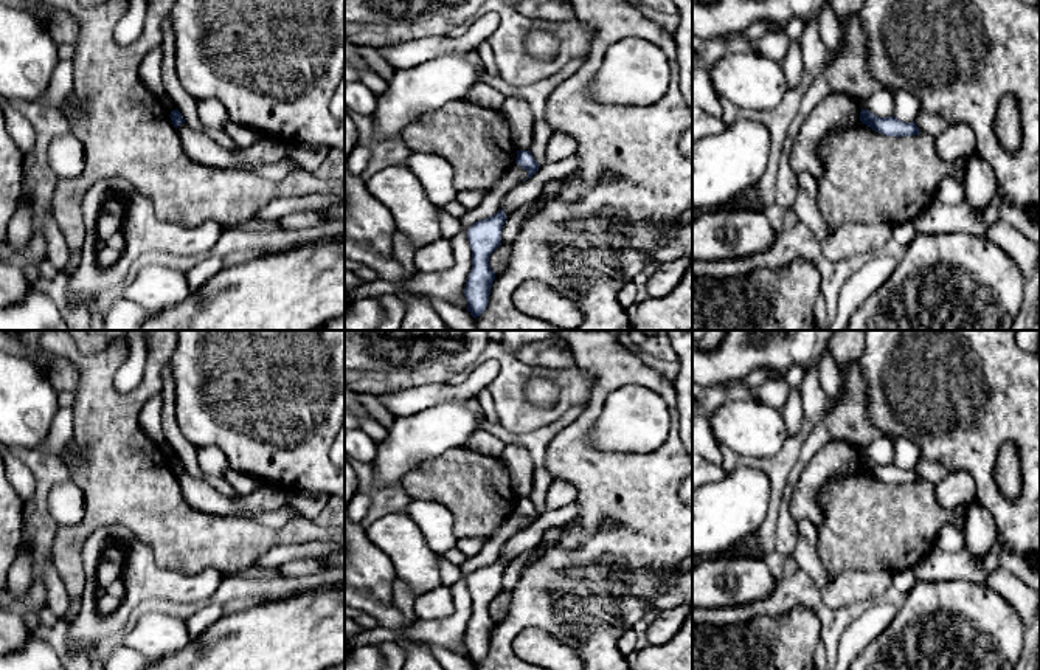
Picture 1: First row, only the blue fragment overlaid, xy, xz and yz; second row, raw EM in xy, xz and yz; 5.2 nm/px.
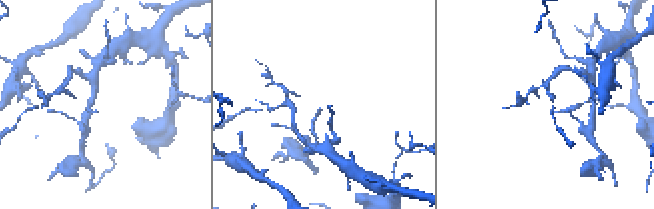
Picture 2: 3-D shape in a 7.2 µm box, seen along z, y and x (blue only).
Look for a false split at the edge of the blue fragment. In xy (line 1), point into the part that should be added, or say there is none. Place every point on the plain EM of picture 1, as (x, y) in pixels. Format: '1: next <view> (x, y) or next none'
1: next none

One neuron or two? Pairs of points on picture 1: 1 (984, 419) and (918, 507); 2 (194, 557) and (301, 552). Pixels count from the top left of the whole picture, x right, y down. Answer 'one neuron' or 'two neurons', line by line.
1: two neurons
2: two neurons

